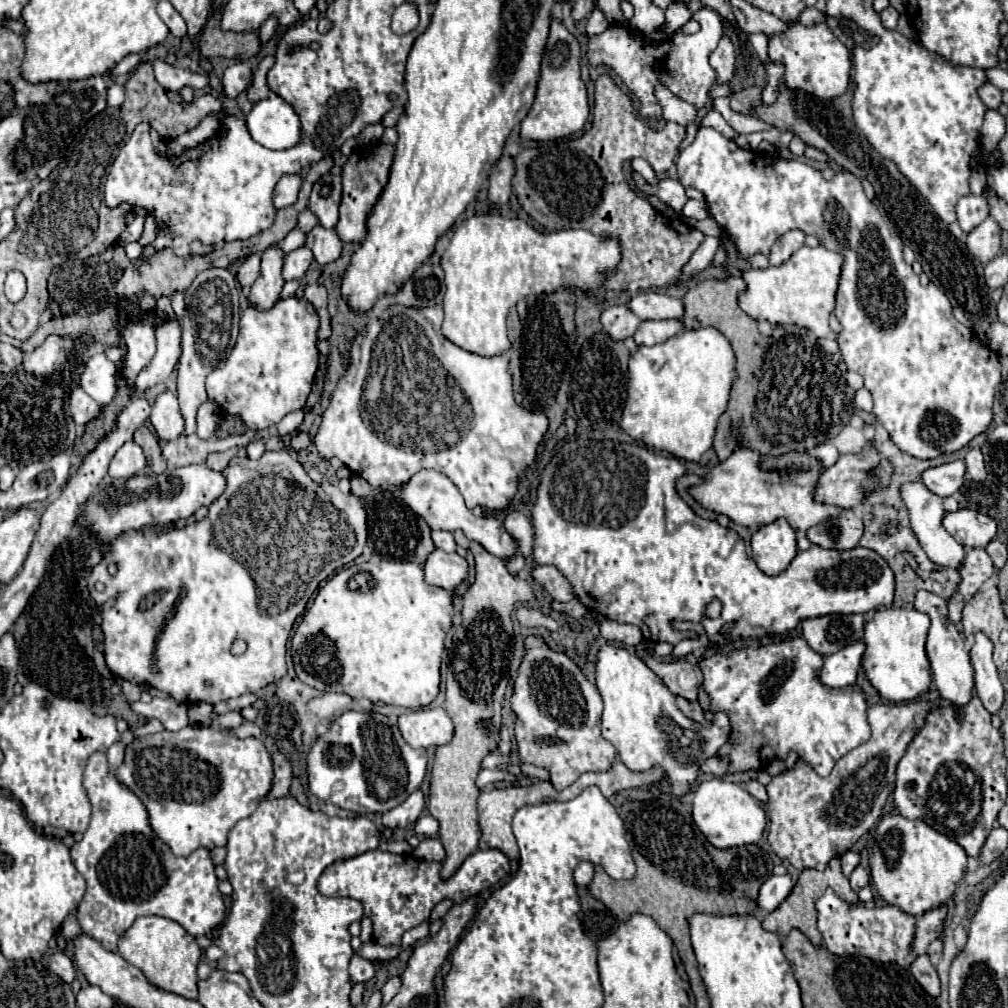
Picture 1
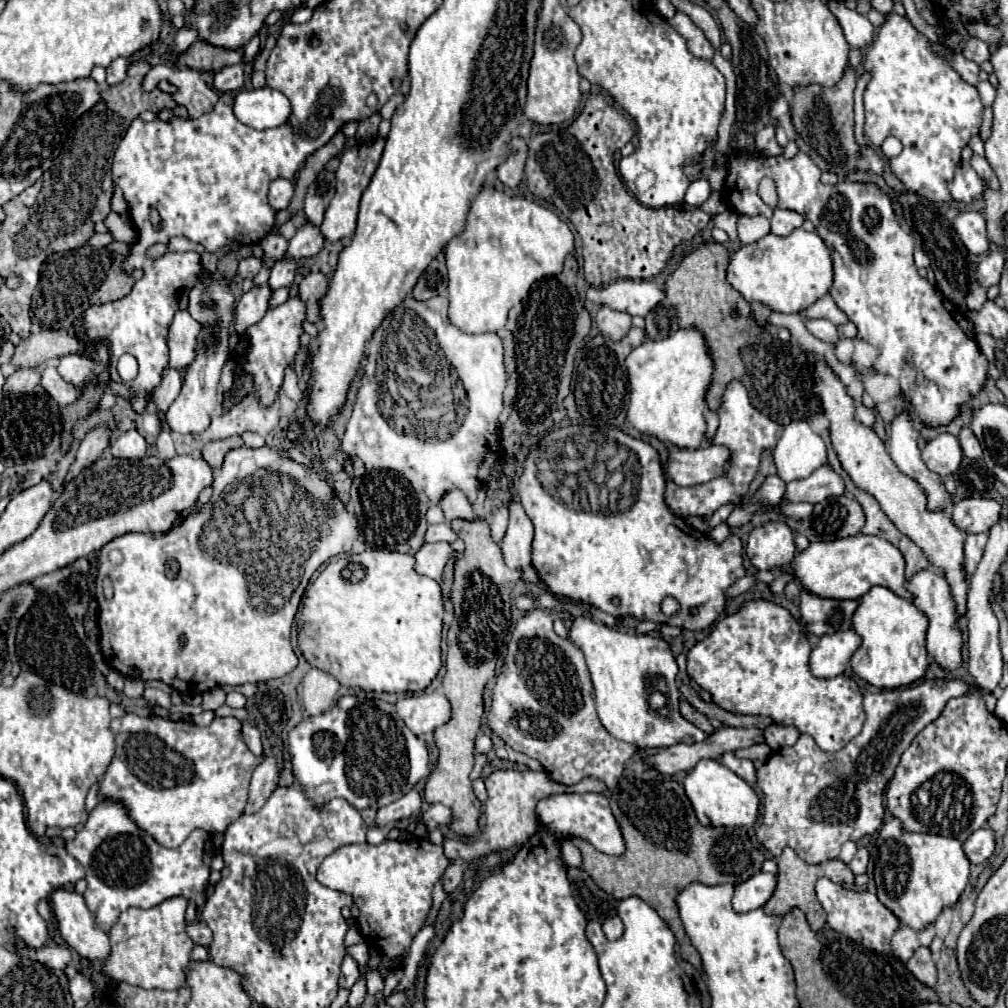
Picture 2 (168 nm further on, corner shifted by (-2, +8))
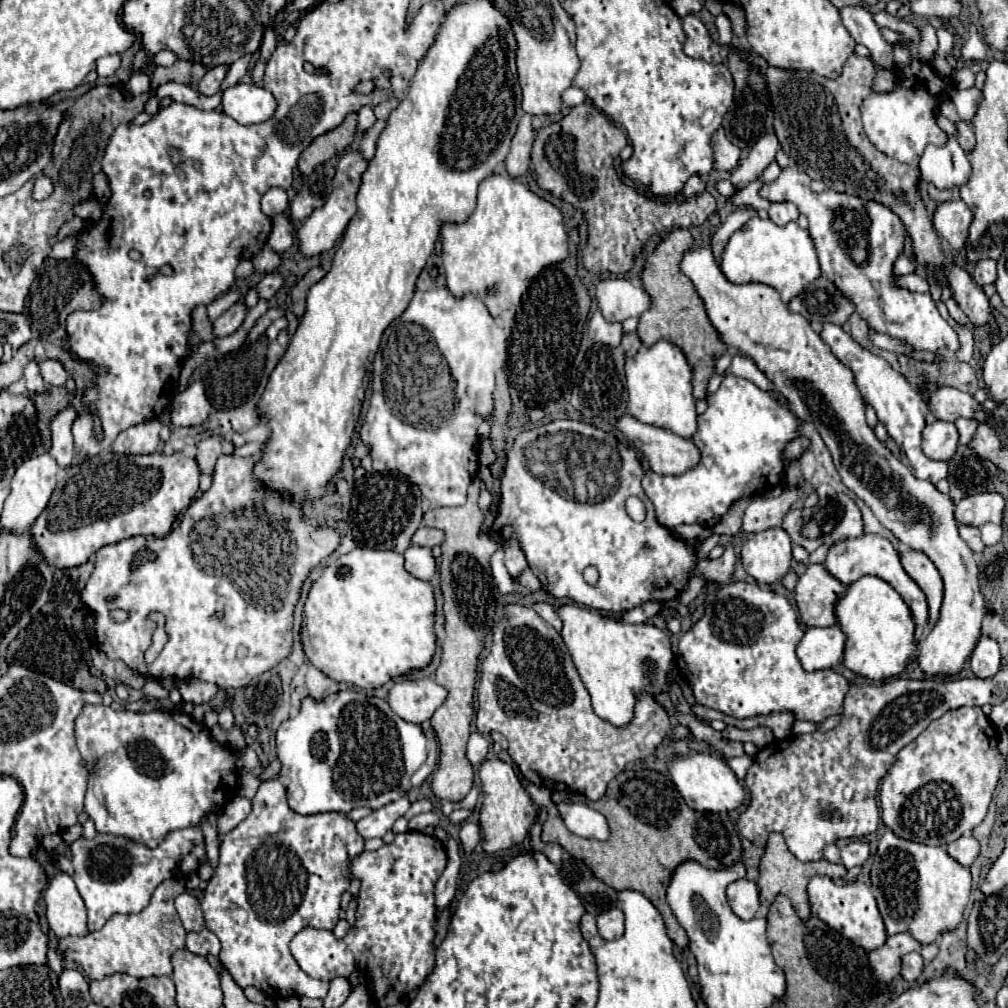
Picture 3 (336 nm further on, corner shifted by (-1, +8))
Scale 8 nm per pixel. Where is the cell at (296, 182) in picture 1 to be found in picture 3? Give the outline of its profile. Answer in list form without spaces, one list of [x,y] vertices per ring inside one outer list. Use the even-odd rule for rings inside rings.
[[[269,188],[265,194],[263,194],[263,200],[261,200],[261,210],[273,218],[281,212],[285,212],[289,206],[289,198],[287,198],[287,192],[283,188]]]

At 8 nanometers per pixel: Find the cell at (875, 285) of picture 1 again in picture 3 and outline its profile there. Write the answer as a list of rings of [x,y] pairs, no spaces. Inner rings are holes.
[[[787,166],[777,180],[761,186],[759,196],[769,202],[793,202],[799,212],[807,216],[823,276],[843,292],[871,330],[903,340],[913,352],[929,352],[933,356],[939,356],[943,350],[957,352],[957,332],[941,318],[931,294],[909,292],[895,284],[893,264],[903,254],[905,246],[901,218],[881,202],[865,202],[859,196],[835,190],[815,194],[809,184],[811,178],[805,170]]]

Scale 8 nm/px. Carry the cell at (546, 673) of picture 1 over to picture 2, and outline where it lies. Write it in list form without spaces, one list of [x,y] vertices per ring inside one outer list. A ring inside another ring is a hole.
[[[538,608],[530,610],[516,622],[502,672],[496,676],[496,684],[492,688],[492,706],[486,714],[486,724],[490,732],[502,738],[508,746],[536,758],[544,766],[550,780],[566,786],[578,784],[582,778],[590,776],[604,782],[608,790],[612,790],[624,772],[624,764],[638,752],[638,746],[616,740],[612,734],[608,734],[608,730],[604,730],[596,716],[592,680],[582,650],[568,638],[560,638],[552,628],[552,614]]]

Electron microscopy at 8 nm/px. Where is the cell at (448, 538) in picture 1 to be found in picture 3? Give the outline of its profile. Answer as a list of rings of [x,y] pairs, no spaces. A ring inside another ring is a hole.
[[[421,526],[421,528],[415,532],[413,544],[417,544],[417,546],[427,546],[427,548],[433,548],[433,546],[437,546],[437,544],[443,544],[443,540],[445,540],[445,532],[437,530],[437,528]]]

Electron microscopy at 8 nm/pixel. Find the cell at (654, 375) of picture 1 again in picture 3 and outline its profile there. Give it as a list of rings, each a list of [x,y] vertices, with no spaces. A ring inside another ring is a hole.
[[[659,340],[645,350],[645,346],[625,362],[627,374],[627,410],[633,418],[643,424],[659,426],[679,434],[681,438],[691,438],[697,432],[697,412],[693,398],[693,370],[687,362],[683,350],[669,340]]]

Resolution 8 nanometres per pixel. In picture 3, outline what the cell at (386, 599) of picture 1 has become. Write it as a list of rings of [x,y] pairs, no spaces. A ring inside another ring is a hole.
[[[355,548],[353,552],[349,552],[345,556],[339,556],[317,578],[317,582],[309,590],[309,596],[305,600],[305,608],[303,610],[305,610],[305,632],[307,632],[307,638],[309,638],[307,646],[305,646],[305,654],[307,654],[309,662],[317,670],[327,674],[335,682],[347,682],[347,684],[353,684],[353,686],[359,686],[359,688],[365,688],[365,690],[379,688],[379,686],[387,684],[393,678],[399,678],[399,676],[405,676],[405,674],[409,674],[413,670],[421,670],[421,668],[429,666],[431,658],[435,654],[435,648],[437,648],[437,642],[435,642],[437,638],[433,634],[433,624],[435,624],[435,596],[433,596],[433,588],[431,588],[429,582],[411,576],[403,568],[403,556],[397,554],[397,552],[381,552],[381,550],[369,550],[369,548]]]

